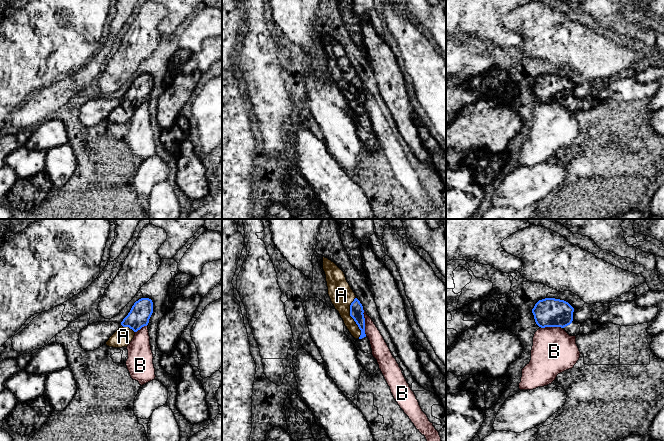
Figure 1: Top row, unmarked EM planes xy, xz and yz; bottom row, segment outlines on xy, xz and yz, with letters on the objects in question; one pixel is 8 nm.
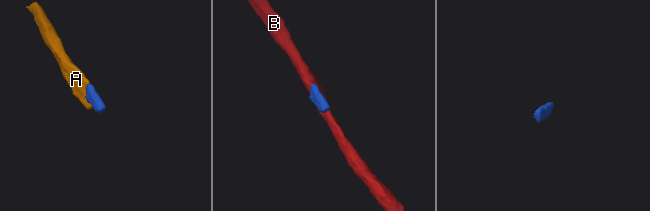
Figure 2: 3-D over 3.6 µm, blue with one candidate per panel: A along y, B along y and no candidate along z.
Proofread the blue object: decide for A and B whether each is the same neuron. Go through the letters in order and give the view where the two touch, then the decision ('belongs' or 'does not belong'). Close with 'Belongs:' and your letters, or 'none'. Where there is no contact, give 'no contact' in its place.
A: xz | belongs
B: xz | does not belong
Belongs: A

